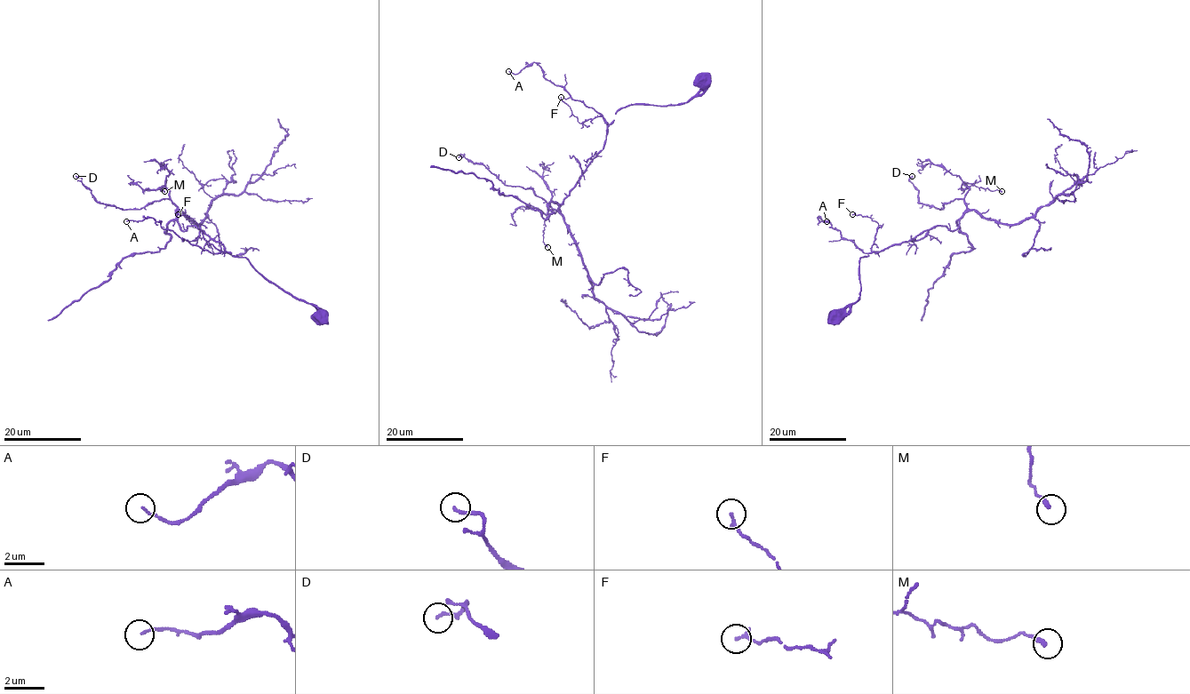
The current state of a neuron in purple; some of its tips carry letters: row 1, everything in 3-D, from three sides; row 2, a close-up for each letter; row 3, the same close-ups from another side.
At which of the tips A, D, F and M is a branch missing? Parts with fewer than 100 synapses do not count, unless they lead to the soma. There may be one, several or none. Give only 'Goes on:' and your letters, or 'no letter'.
Goes on: no letter

